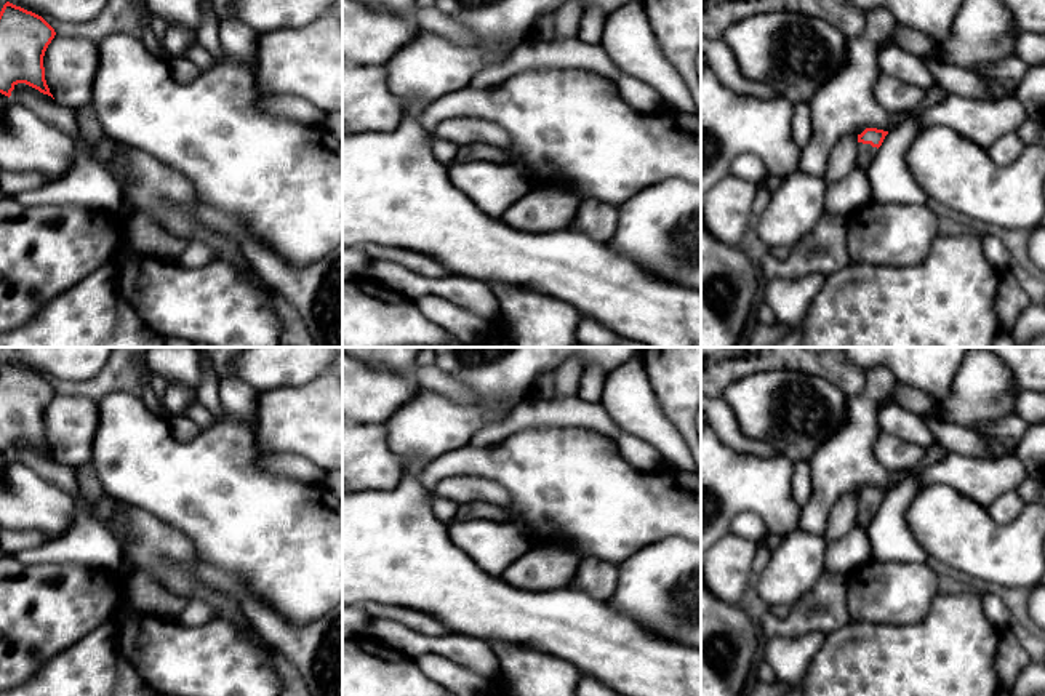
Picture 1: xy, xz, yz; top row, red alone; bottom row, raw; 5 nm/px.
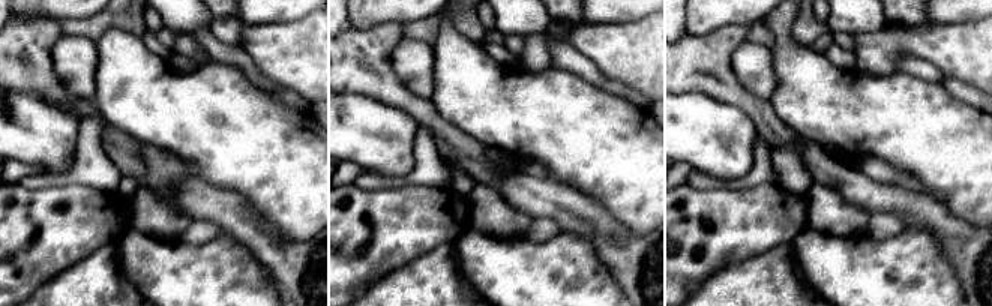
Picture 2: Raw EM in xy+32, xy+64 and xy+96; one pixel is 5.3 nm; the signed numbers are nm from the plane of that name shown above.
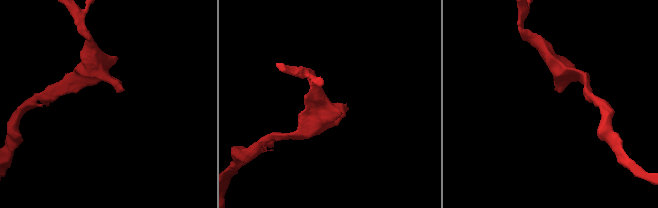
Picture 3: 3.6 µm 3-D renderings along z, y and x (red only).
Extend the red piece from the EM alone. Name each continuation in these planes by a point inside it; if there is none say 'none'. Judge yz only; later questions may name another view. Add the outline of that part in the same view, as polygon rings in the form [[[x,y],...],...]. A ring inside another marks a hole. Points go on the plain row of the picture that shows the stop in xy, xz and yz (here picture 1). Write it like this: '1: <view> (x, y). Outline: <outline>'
1: yz (866, 511). Outline: [[[858,501],[858,517],[856,517],[856,522],[867,528],[874,518],[877,512],[877,506],[872,506],[871,502],[863,502],[863,501]]]

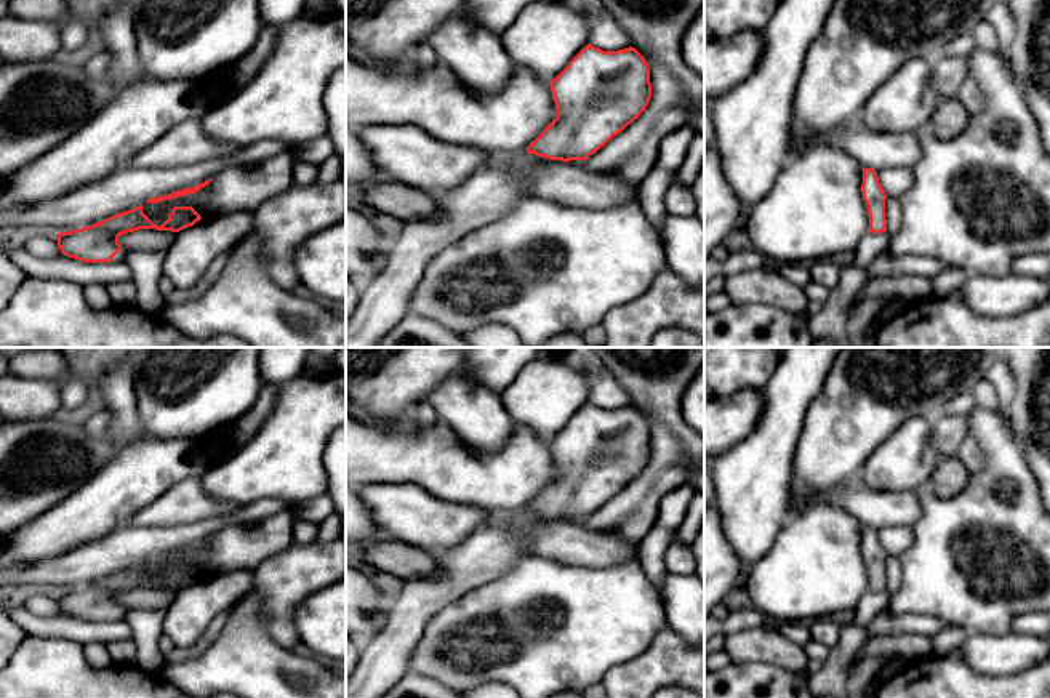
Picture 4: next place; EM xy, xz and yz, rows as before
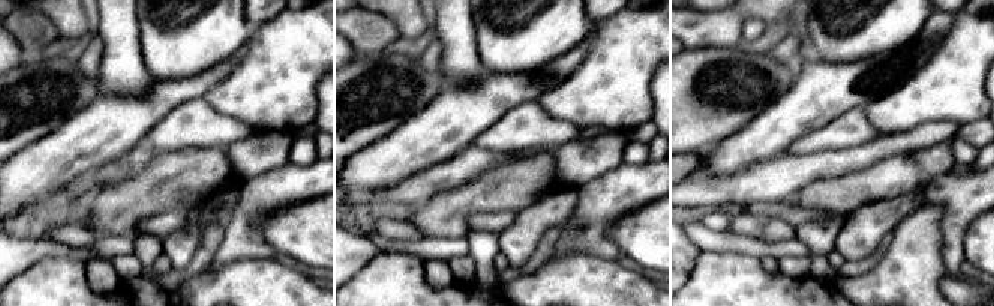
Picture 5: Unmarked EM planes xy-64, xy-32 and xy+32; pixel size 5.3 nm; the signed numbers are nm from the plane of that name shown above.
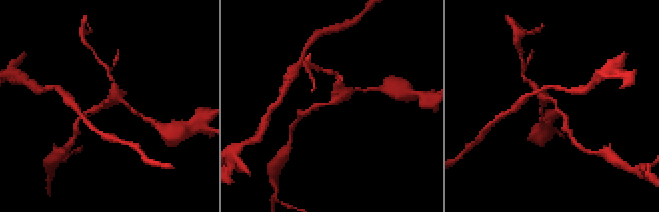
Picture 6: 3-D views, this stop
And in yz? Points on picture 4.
none

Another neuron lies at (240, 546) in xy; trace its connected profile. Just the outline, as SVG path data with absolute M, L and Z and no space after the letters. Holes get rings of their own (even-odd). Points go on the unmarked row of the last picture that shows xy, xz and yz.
M288 507L259 522L227 525L195 552L160 562L146 560L142 572L157 584L168 578L174 565L192 565L202 578L237 570L251 573L262 560L295 543L295 519L293 507Z

